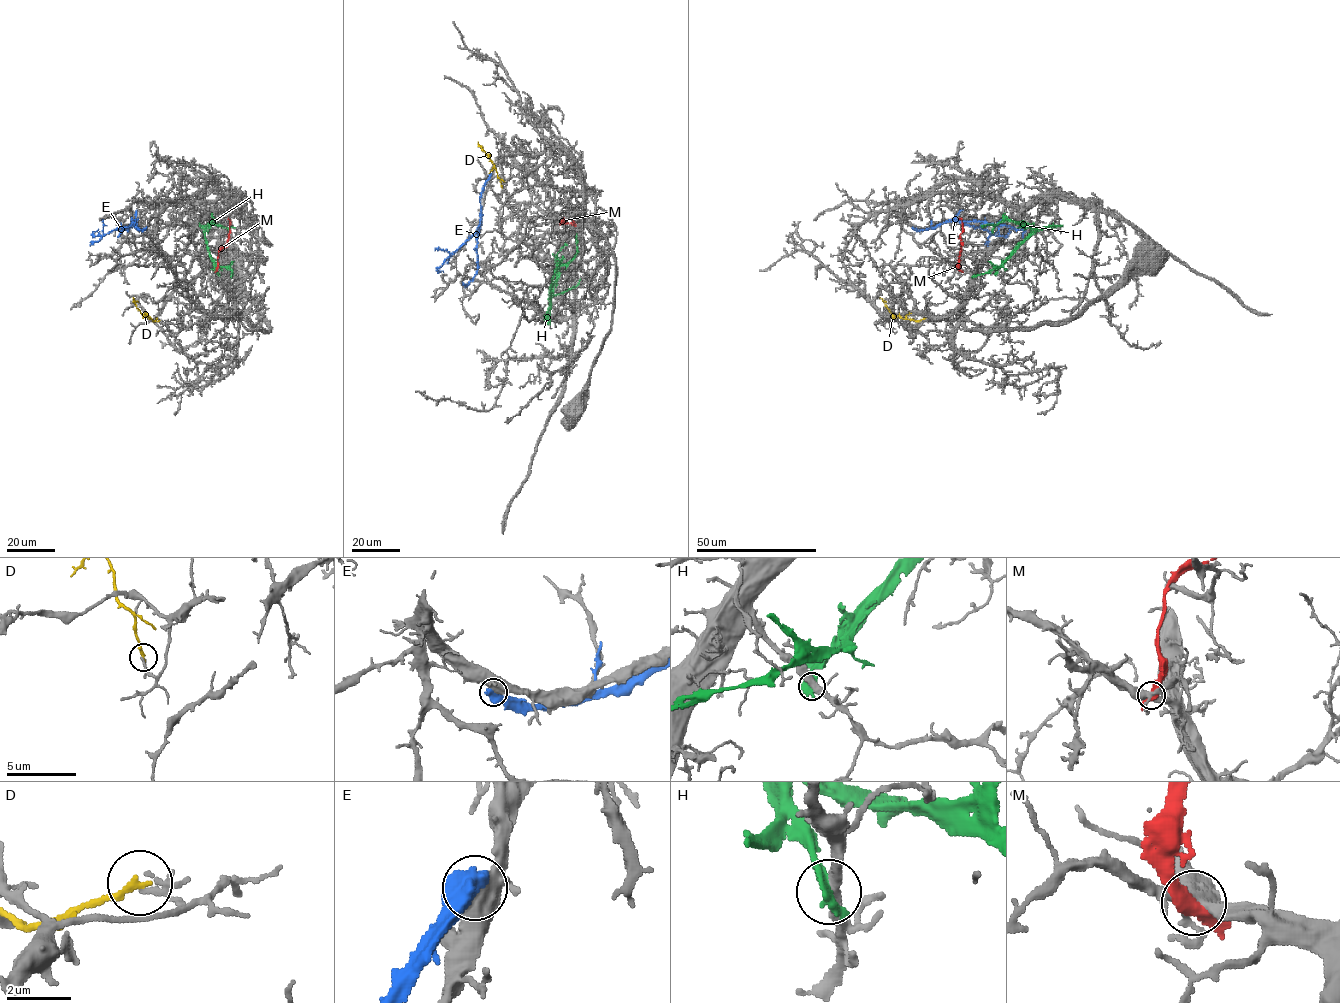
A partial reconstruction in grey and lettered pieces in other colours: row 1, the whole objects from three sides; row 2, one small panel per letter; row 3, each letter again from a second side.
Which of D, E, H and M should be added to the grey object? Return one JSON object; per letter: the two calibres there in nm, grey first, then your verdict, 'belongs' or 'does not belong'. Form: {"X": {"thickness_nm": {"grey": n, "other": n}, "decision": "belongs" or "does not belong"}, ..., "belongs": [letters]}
{"D": {"thickness_nm": {"grey": 100, "other": 220}, "decision": "does not belong"}, "E": {"thickness_nm": {"grey": 650, "other": 650}, "decision": "does not belong"}, "H": {"thickness_nm": {"grey": 320, "other": 550}, "decision": "does not belong"}, "M": {"thickness_nm": {"grey": 440, "other": 400}, "decision": "does not belong"}, "belongs": []}

